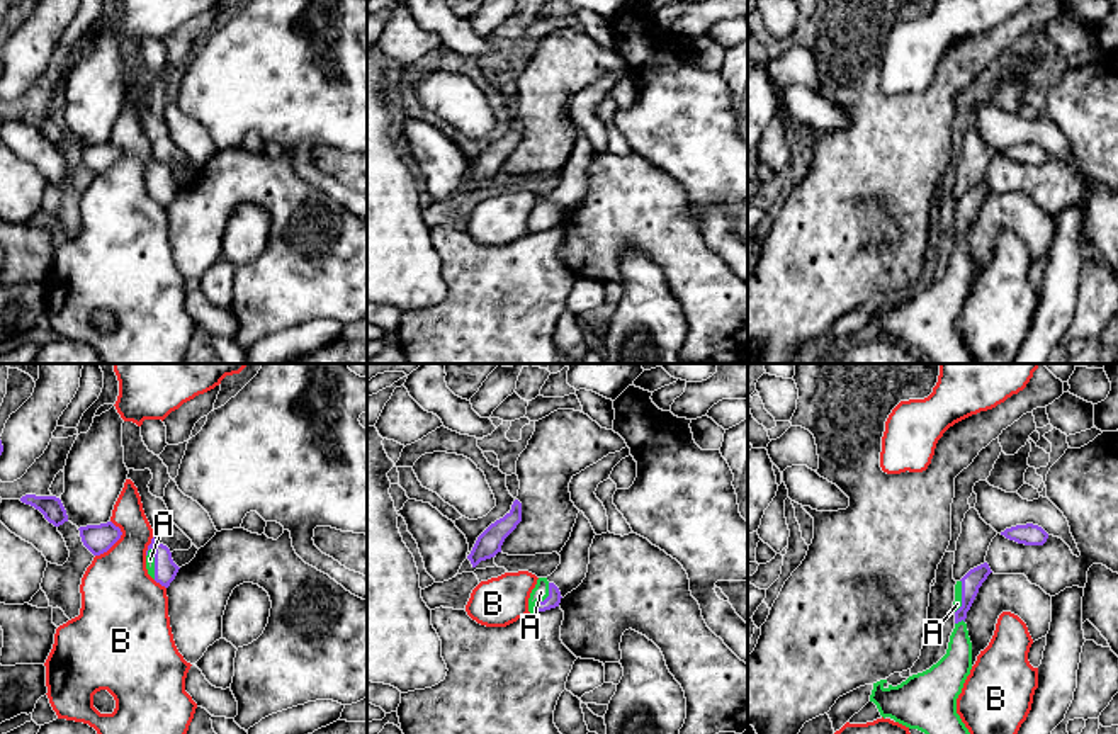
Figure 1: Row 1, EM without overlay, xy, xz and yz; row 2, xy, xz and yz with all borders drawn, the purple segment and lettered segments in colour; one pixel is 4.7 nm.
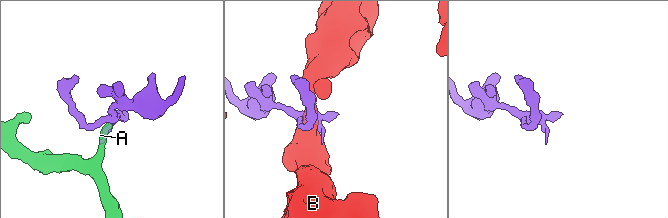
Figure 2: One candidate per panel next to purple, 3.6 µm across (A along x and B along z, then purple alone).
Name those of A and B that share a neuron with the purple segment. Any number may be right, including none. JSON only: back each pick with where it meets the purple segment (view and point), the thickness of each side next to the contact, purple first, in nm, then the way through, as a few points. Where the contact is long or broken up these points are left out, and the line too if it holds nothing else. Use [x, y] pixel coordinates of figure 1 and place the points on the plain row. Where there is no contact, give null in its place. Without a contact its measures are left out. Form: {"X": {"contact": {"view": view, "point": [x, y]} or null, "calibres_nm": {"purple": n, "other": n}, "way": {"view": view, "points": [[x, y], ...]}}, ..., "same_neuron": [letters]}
{"A": {"contact": {"view": "xy", "point": [155, 182]}, "calibres_nm": {"purple": 110, "other": 50}, "way": {"view": "xy", "points": [[165, 189], [155, 182], [150, 179]]}}, "same_neuron": ["A"]}

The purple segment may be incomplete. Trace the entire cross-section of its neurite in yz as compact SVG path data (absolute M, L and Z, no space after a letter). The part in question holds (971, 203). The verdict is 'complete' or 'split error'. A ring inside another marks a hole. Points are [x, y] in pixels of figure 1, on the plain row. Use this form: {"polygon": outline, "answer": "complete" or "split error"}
{"polygon": "M987 182L970 189L955 204L955 248L946 274L929 289L909 296L897 306L873 302L870 321L880 335L924 352L931 364L975 364L957 333L957 318L972 289L972 262L967 250L967 231L979 207L991 194Z", "answer": "split error"}

